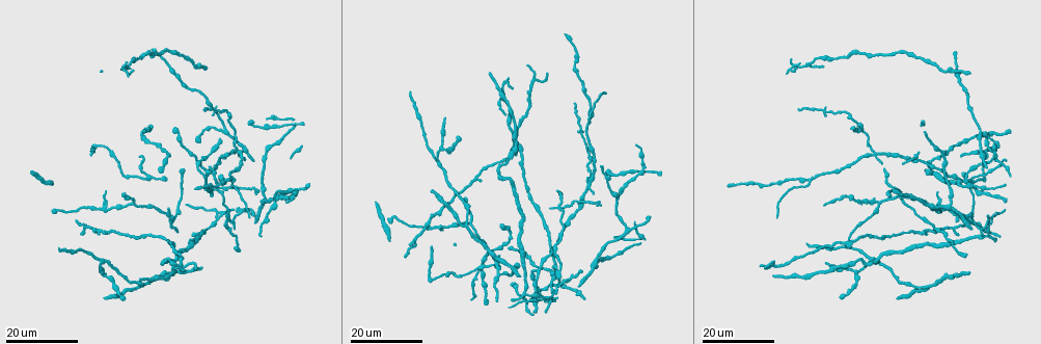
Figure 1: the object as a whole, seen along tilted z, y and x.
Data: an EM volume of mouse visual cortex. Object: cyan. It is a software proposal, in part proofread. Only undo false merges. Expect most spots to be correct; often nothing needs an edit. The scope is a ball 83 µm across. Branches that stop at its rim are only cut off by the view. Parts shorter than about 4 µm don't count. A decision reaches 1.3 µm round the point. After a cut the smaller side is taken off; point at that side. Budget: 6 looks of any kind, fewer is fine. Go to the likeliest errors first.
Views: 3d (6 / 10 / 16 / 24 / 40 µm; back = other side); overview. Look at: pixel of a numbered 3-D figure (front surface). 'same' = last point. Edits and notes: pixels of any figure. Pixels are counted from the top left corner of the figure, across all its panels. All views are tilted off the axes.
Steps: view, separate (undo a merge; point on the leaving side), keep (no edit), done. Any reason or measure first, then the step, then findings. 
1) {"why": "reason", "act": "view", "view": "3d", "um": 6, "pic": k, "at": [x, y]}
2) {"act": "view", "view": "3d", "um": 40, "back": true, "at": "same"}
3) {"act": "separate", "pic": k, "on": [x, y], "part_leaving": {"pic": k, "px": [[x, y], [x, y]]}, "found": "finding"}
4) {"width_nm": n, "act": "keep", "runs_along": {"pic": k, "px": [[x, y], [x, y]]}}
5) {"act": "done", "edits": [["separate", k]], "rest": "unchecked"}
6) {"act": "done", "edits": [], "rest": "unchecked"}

{"why": "looks like a crossing", "act": "view", "view": "3d", "um": 16, "pic": 1, "at": [559, 206]}

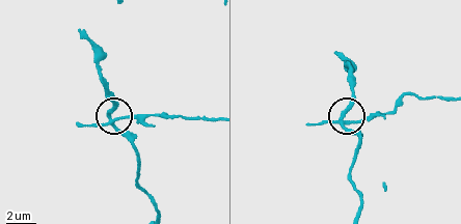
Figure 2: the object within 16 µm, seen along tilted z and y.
{"act": "view", "view": "3d", "um": 6, "pic": 2, "at": [110, 119]}

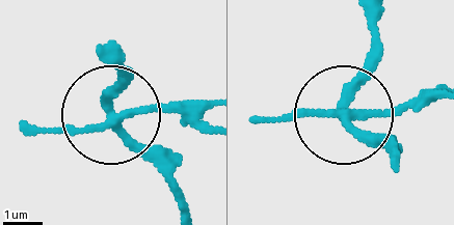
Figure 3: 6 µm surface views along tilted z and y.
{"side_arm_um": 9, "arms": 4, "act": "keep", "found": "one neuron here"}

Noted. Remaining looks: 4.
{"why": "looks like a crossing", "act": "view", "view": "3d", "um": 16, "pic": 1, "at": [873, 153]}

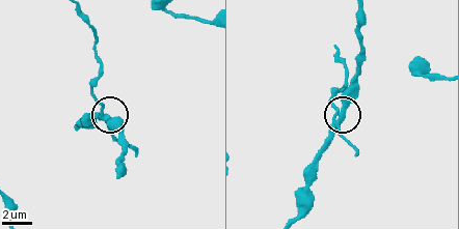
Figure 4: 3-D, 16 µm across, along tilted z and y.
{"act": "view", "view": "3d", "um": 6, "pic": 4, "at": [337, 119]}

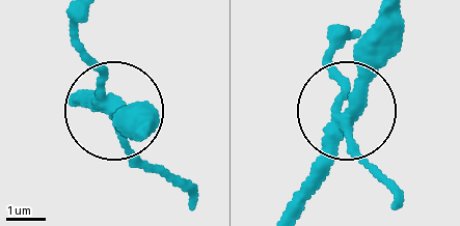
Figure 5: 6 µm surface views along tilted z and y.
{"width_nm": 300, "act": "separate", "pic": 5, "on": [104, 68], "found": "two neurons meet here"}

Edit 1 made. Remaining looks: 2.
{"why": "three arms meet", "act": "view", "view": "3d", "um": 16, "pic": 1, "at": [590, 123]}

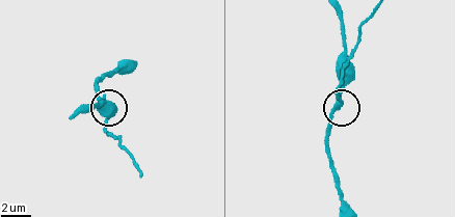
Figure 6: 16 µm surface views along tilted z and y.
{"act": "view", "view": "3d", "um": 6, "pic": 6, "at": [339, 103]}

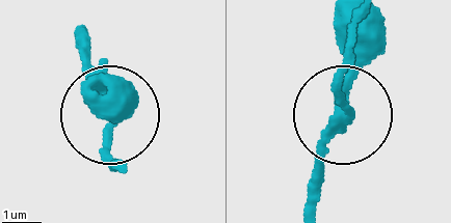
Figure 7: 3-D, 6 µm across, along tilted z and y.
{"act": "keep", "runs_along": {"pic": 7, "px": [[313, 206], [315, 158], [348, 107], [350, 36]]}, "found": "continuous, no second neuron"}

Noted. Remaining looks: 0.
{"act": "done", "edits": [["separate", 5]], "rest": "unchecked"}

